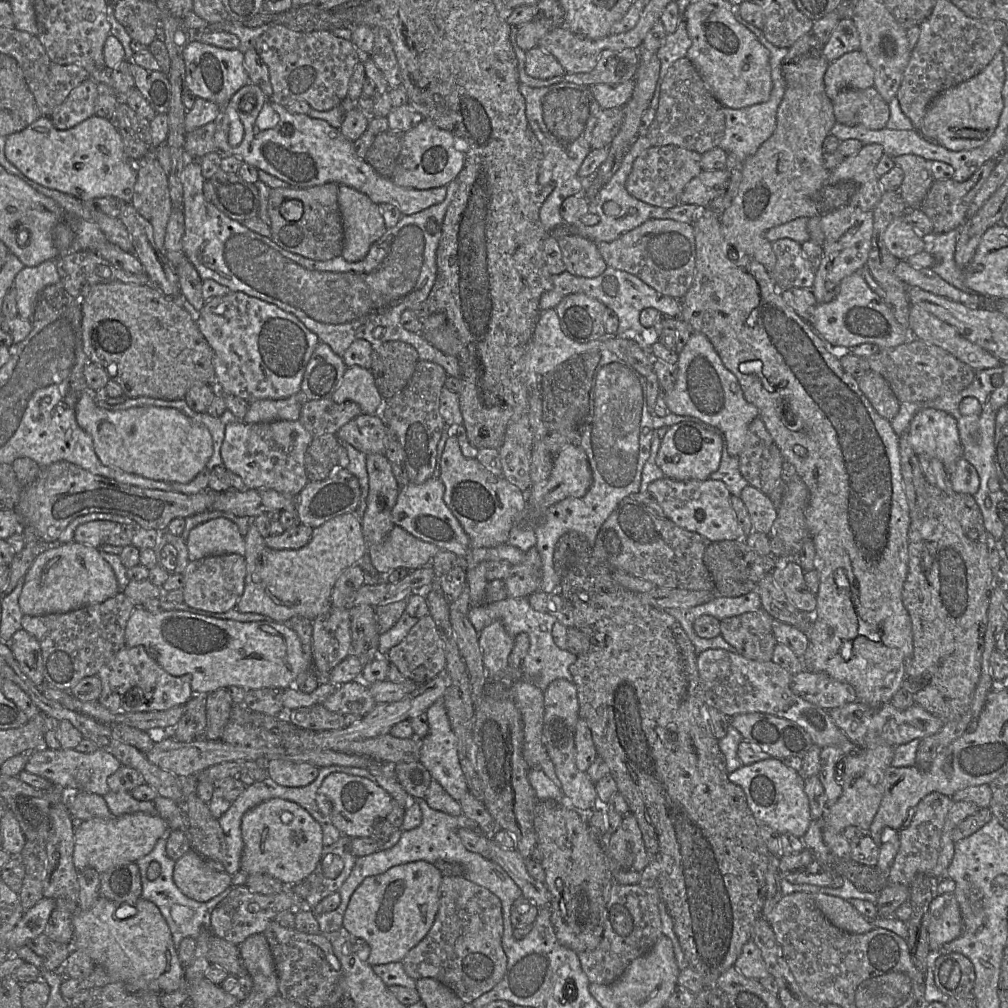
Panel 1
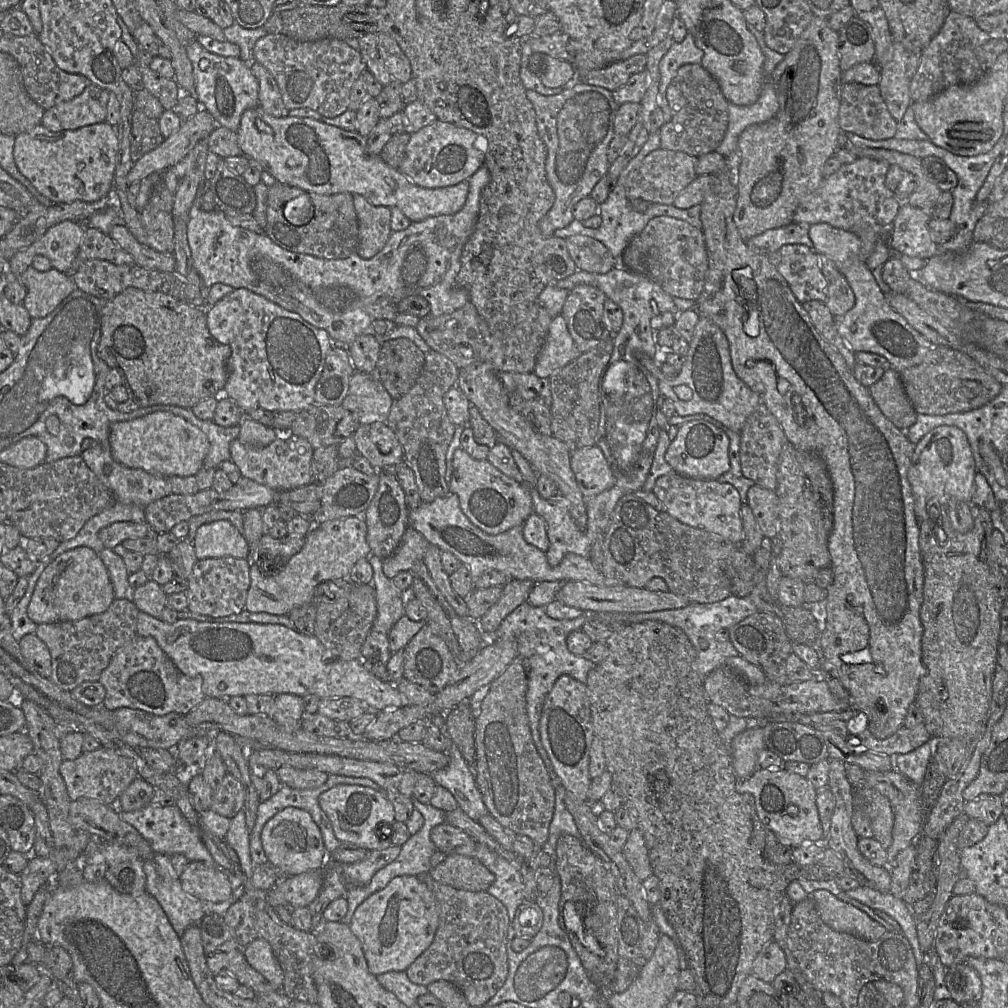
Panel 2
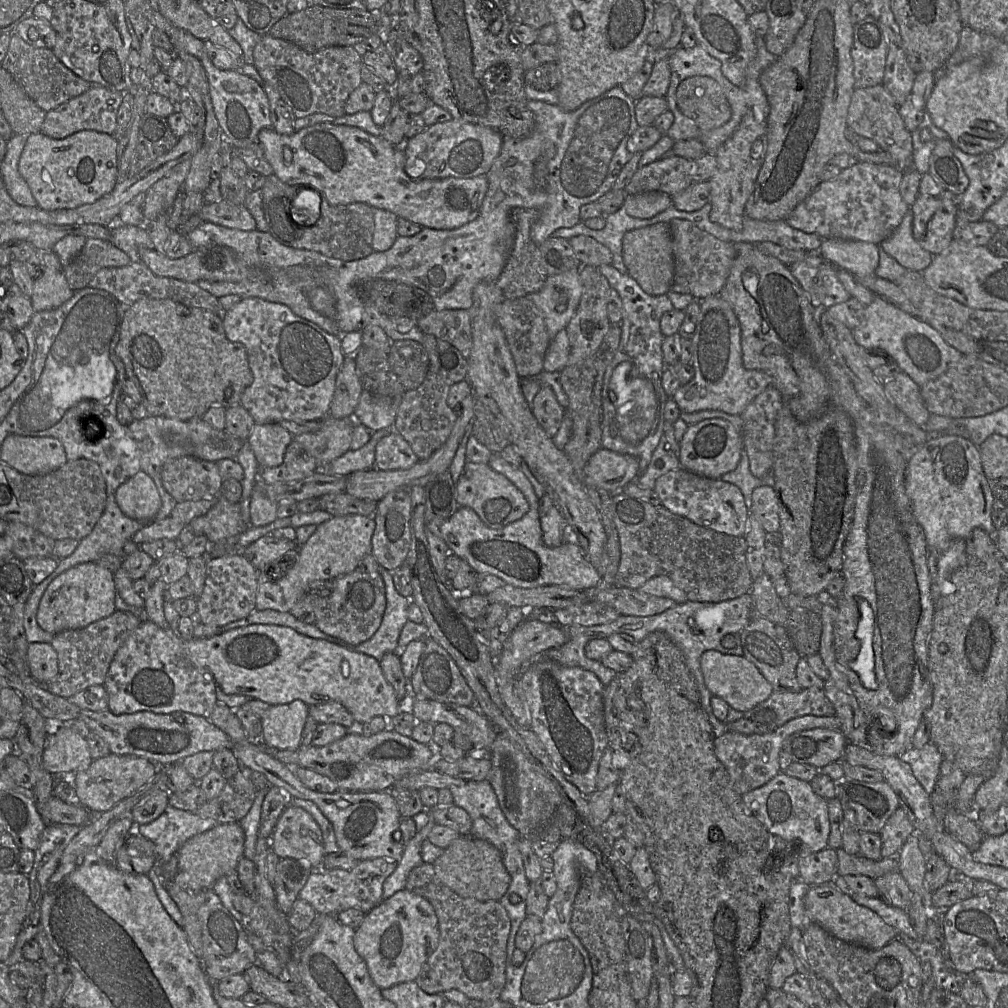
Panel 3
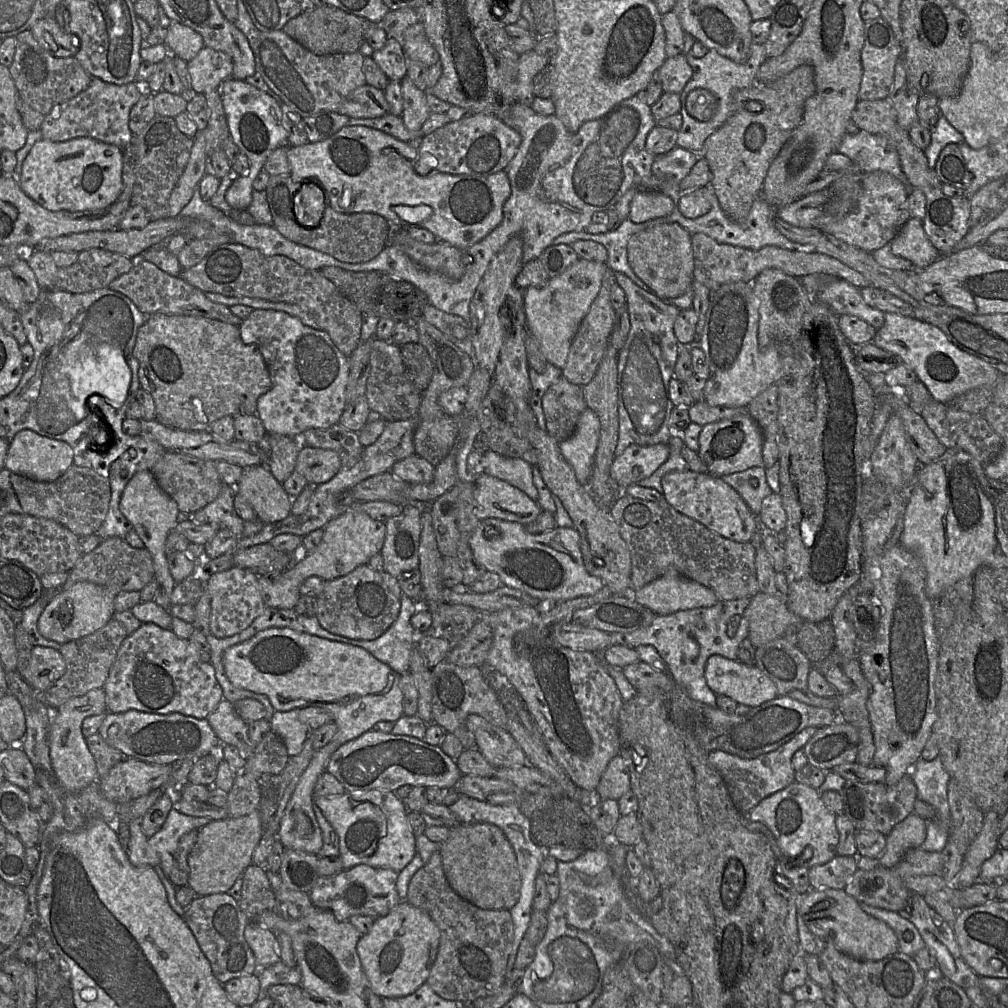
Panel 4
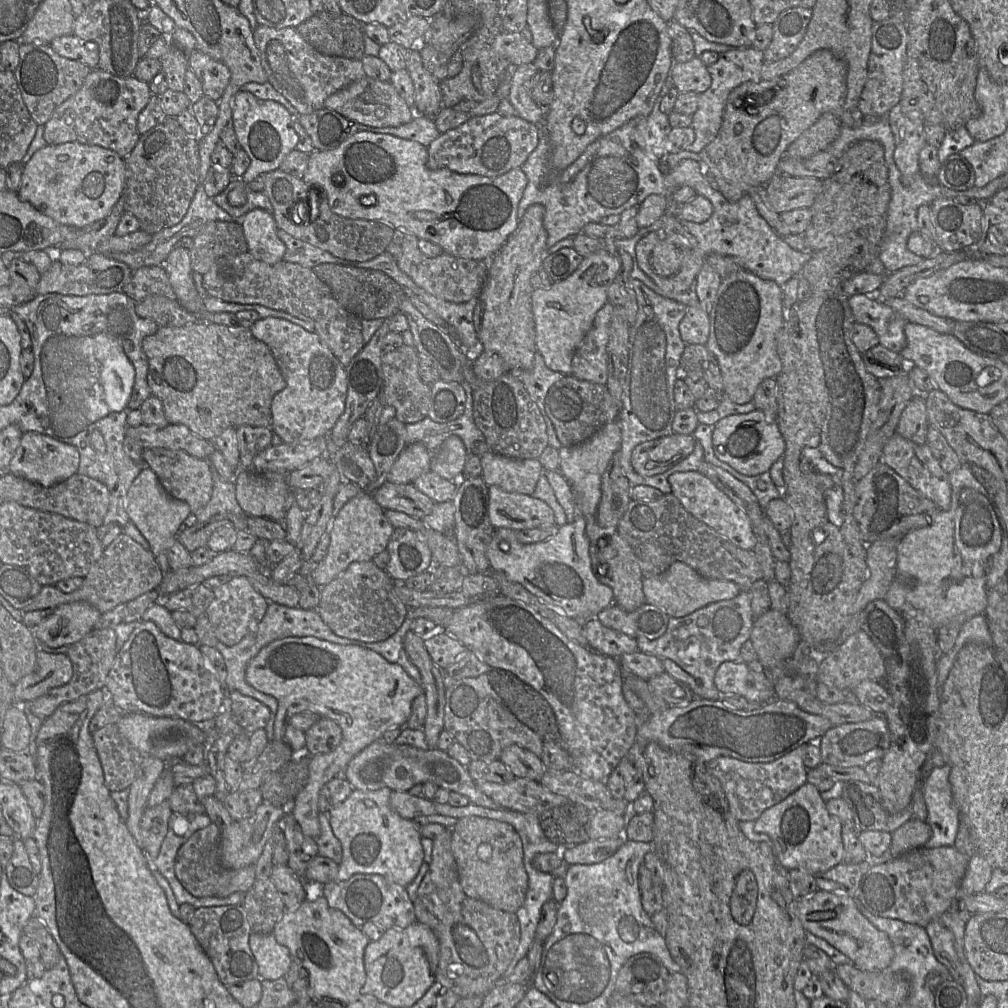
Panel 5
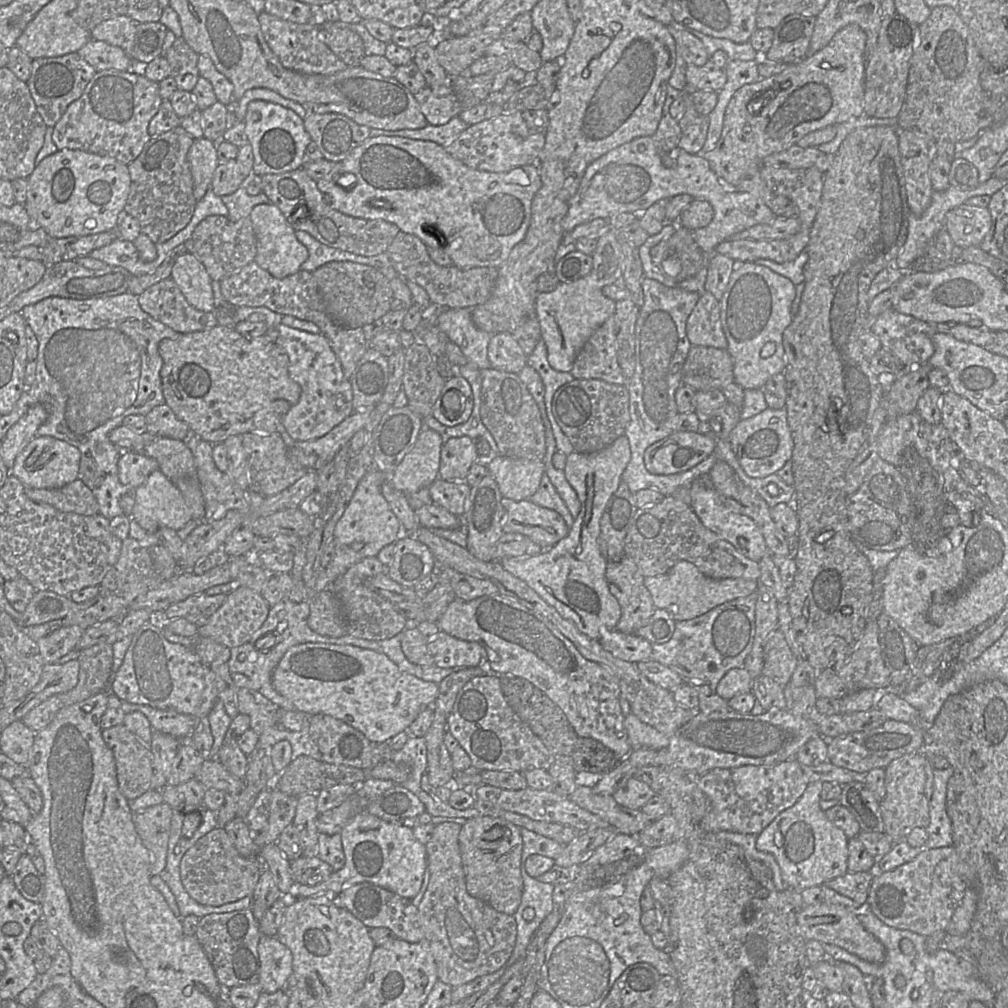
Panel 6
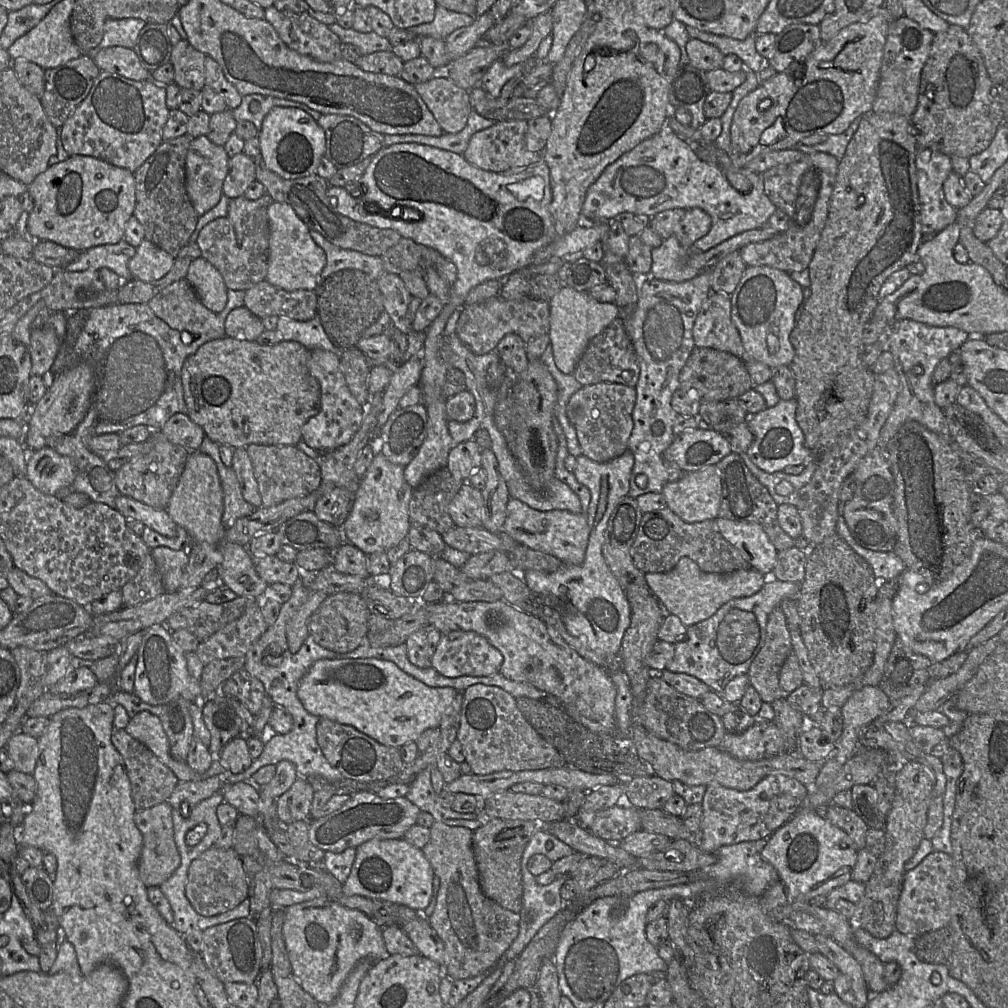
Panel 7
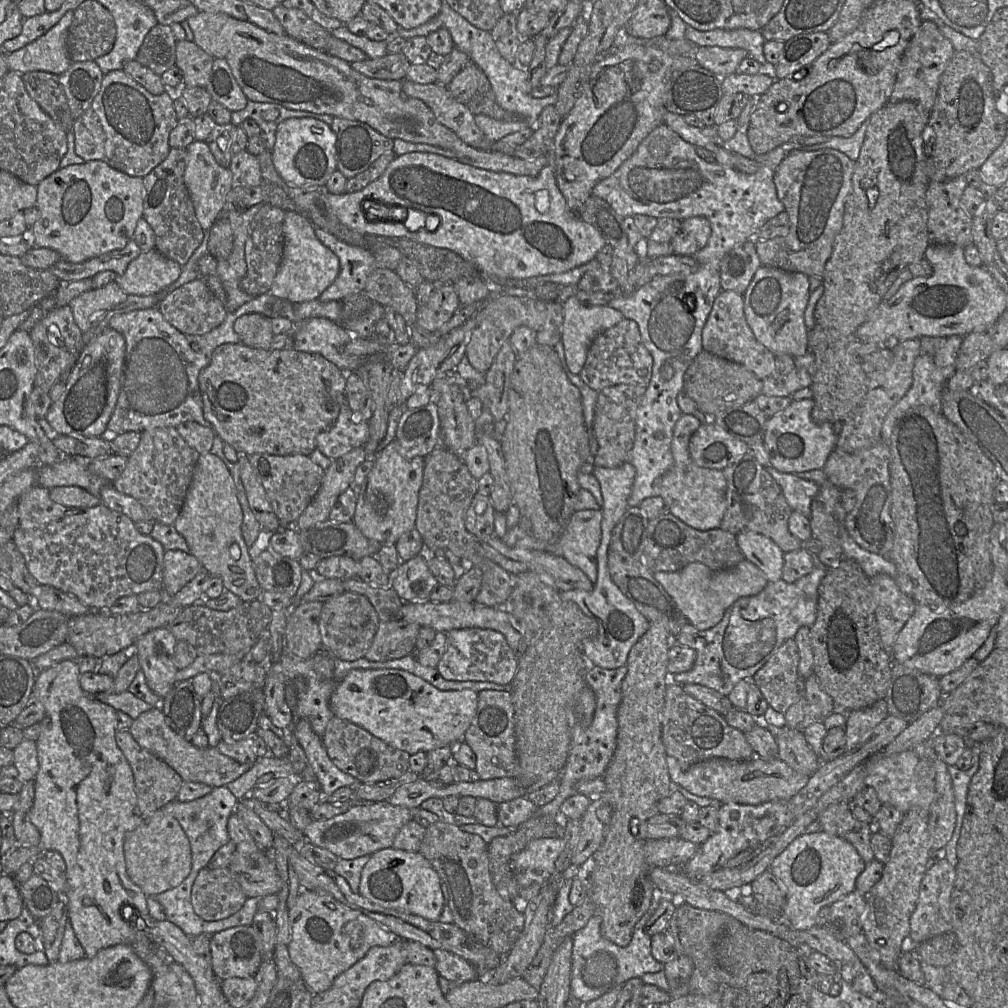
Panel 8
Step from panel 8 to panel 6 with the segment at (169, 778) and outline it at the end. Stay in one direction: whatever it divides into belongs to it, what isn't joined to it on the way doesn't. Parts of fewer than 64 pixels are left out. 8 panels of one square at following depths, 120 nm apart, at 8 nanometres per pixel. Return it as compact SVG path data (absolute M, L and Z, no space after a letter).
M124 725L105 729L104 738L114 753L119 789L126 799L132 801L152 790L151 749Z

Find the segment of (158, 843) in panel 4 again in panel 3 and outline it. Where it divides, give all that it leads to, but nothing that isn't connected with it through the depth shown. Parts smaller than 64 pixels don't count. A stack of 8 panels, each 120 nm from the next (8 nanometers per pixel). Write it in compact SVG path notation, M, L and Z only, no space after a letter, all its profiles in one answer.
M170 805L153 822L136 825L136 832L154 843L160 863L167 863L182 845L195 835L208 831L219 823L194 812Z

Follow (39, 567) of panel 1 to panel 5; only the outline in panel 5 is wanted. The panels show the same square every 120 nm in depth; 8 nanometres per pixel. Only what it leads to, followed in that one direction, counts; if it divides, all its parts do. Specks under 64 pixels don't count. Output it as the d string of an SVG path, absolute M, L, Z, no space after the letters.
M85 601L65 603L55 608L40 624L32 628L35 638L51 648L69 646L89 634L99 621L102 613Z

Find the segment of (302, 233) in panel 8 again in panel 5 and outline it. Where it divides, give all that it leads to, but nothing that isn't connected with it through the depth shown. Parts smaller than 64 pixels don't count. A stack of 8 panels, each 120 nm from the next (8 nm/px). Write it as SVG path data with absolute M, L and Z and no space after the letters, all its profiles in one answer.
M256 208L240 218L235 218L241 224L248 245L248 252L257 260L267 264L275 264L283 260L286 247L277 236L277 225L269 212Z

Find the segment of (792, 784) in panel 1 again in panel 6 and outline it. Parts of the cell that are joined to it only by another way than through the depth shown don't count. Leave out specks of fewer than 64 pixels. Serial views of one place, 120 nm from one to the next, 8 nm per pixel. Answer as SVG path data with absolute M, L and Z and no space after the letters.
M821 781L810 782L799 800L781 812L757 836L757 849L772 854L781 869L786 886L799 891L813 886L822 886L825 882L848 872L848 838L840 828L829 821L820 807L822 784Z

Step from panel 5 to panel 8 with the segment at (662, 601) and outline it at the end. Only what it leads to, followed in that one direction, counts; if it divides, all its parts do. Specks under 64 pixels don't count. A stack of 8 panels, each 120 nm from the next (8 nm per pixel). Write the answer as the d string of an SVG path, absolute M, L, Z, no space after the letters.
M747 559L733 568L720 571L712 570L703 563L693 562L679 571L660 571L653 575L674 599L689 623L698 630L706 630L717 625L734 602L759 594L769 582L765 574Z

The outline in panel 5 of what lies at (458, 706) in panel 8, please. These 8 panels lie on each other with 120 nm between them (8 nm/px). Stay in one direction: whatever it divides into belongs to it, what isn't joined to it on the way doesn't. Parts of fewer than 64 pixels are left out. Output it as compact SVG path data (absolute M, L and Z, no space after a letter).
M313 636L287 637L264 646L249 661L246 681L256 690L273 696L278 702L273 740L284 740L289 718L301 712L312 712L329 718L341 728L342 740L332 752L309 758L307 783L290 806L303 834L315 840L320 835L318 797L322 786L332 778L342 775L350 760L372 742L381 739L388 729L402 727L411 714L413 700L423 693L421 682L416 682L399 665L388 662L379 653L357 645L332 643Z

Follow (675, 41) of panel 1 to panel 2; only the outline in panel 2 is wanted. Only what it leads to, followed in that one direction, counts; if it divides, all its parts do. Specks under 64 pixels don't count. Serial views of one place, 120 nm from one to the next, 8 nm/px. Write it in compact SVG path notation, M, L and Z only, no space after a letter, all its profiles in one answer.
M688 31L682 42L674 42L659 64L660 85L658 92L658 107L663 111L665 122L671 119L671 109L667 100L667 88L684 64L701 64L703 51L695 44L694 38Z

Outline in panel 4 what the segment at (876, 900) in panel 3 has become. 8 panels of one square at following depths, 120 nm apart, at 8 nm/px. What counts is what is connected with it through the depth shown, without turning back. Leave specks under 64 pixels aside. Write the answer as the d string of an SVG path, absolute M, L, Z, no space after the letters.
M863 902L859 904L867 914L885 922L894 930L900 952L913 958L914 954L926 947L920 932L904 913L873 907Z

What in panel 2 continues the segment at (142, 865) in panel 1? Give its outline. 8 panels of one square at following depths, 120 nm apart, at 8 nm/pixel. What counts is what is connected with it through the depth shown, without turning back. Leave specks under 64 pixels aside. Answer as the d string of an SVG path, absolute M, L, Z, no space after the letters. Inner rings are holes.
M244 807L231 820L226 841L233 848L240 860L240 868L247 878L251 878L253 863L250 854L249 830L246 826ZM155 853L150 860L143 860L146 875L146 892L152 895L166 913L172 927L181 938L184 932L192 925L199 925L202 919L210 914L224 915L227 909L241 896L239 891L232 890L232 897L222 902L200 900L183 891L179 877L170 862L170 856Z

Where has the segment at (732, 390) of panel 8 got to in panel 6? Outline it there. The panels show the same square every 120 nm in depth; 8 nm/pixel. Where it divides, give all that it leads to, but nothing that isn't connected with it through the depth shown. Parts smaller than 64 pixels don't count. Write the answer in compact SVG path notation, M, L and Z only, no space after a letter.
M692 346L682 368L682 383L694 391L721 390L734 383L734 362L726 349Z

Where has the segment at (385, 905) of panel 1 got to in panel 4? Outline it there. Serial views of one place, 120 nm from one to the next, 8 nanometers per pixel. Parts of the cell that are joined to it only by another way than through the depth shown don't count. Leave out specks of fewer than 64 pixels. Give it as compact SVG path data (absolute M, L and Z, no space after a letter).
M401 900L384 917L374 921L371 931L362 935L357 952L371 988L381 998L400 998L413 994L426 983L436 960L440 931L424 910Z

